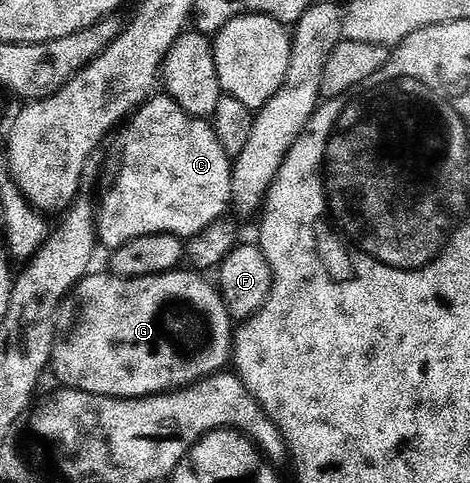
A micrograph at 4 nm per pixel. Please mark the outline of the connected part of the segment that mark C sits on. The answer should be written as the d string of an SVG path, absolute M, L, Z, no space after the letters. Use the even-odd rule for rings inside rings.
M169 96L158 97L150 97L125 123L121 131L122 159L118 162L118 175L110 190L104 191L102 199L96 202L98 241L110 252L140 236L174 234L183 240L195 238L208 224L227 217L226 209L234 198L232 159L220 148L213 125L207 119L185 114Z

